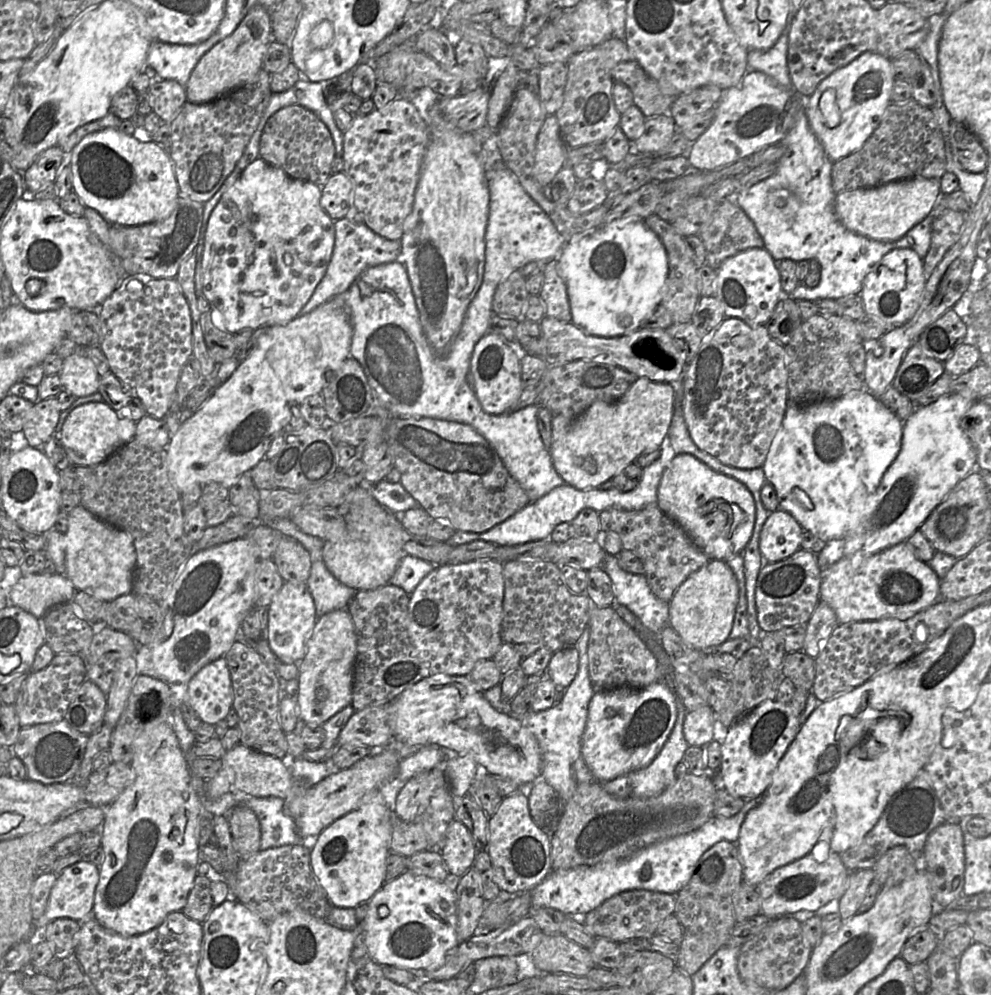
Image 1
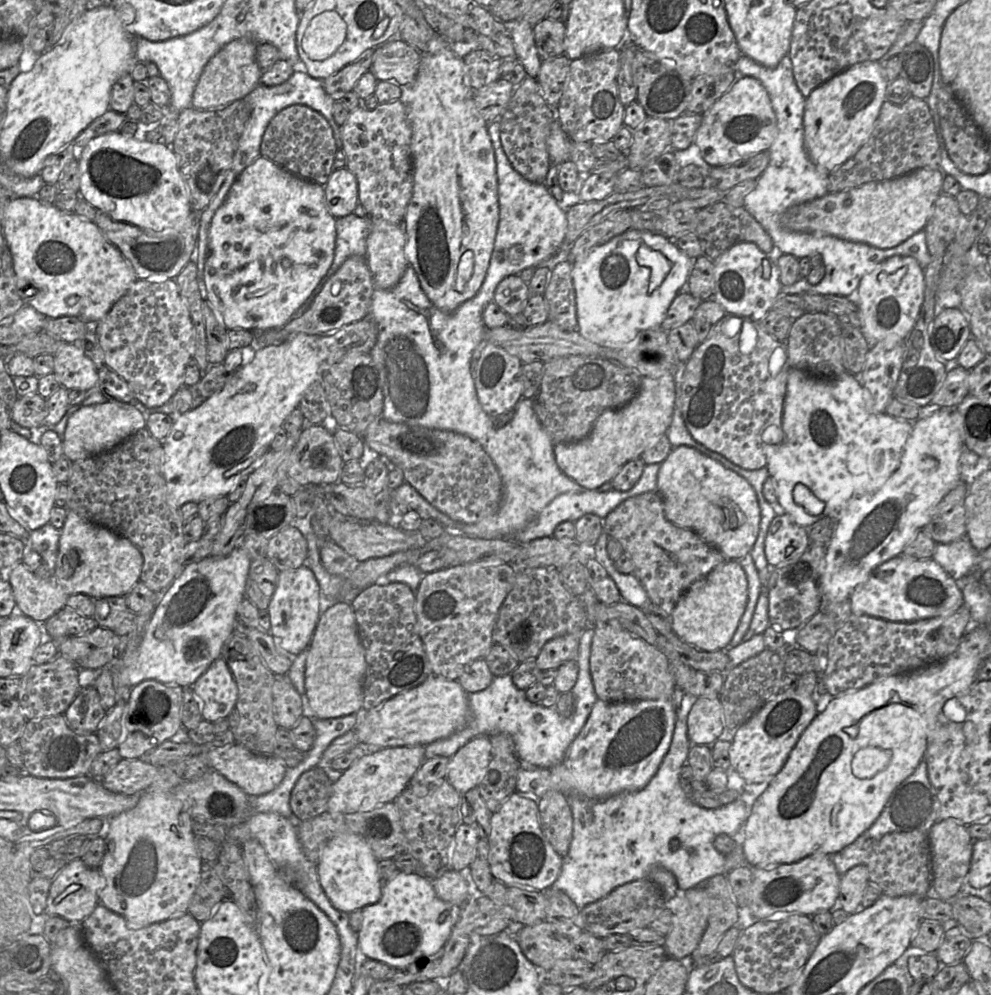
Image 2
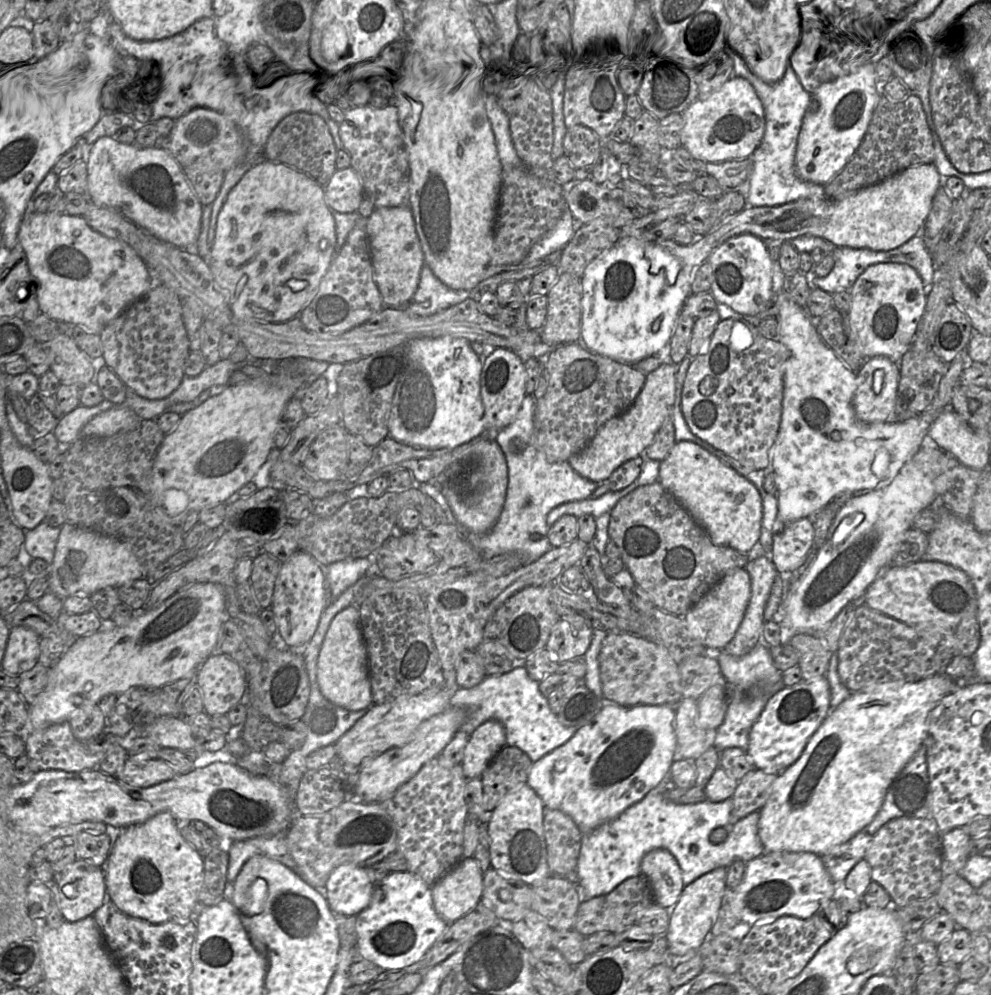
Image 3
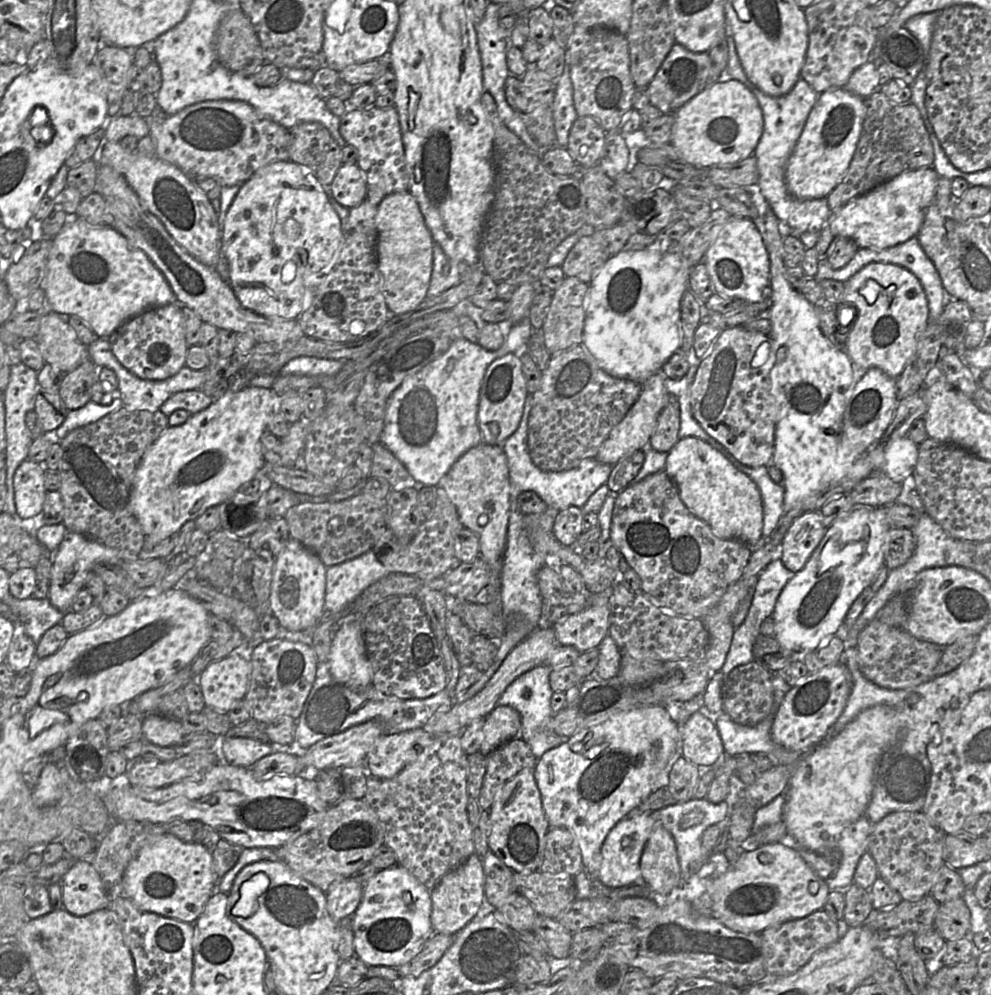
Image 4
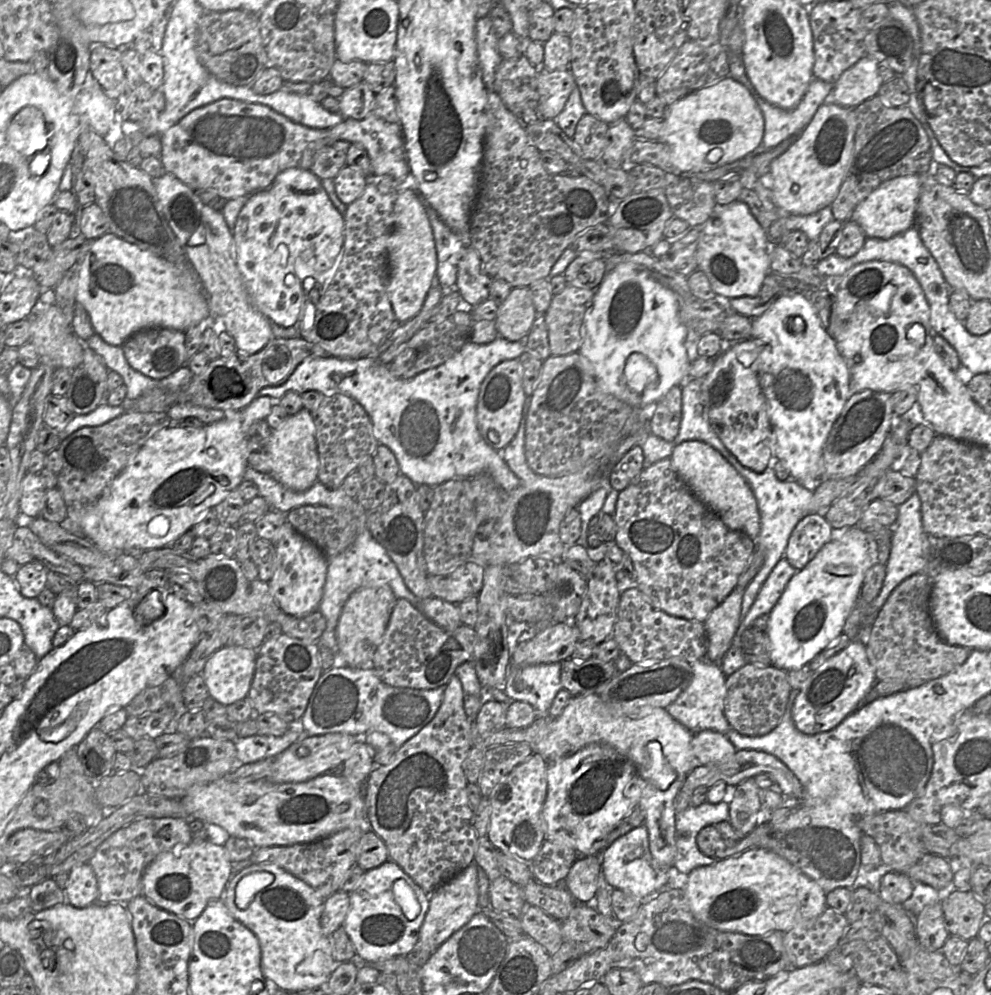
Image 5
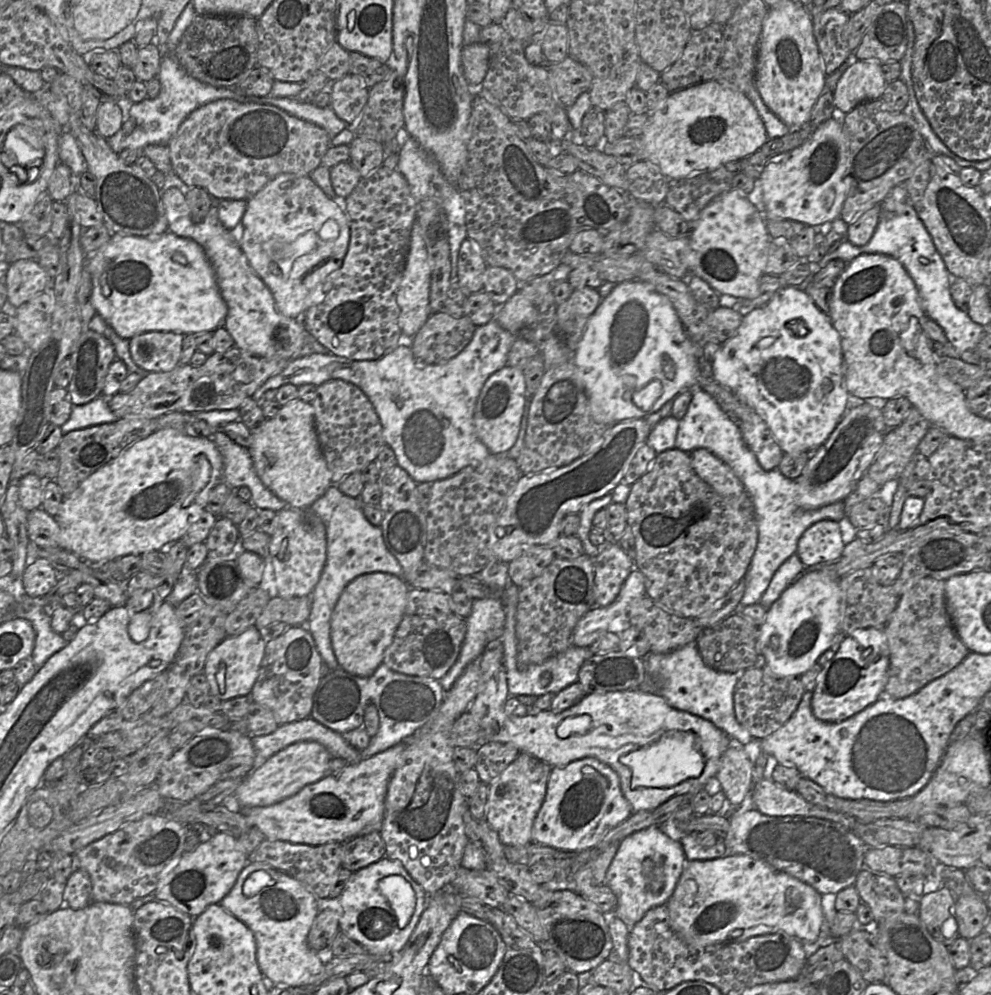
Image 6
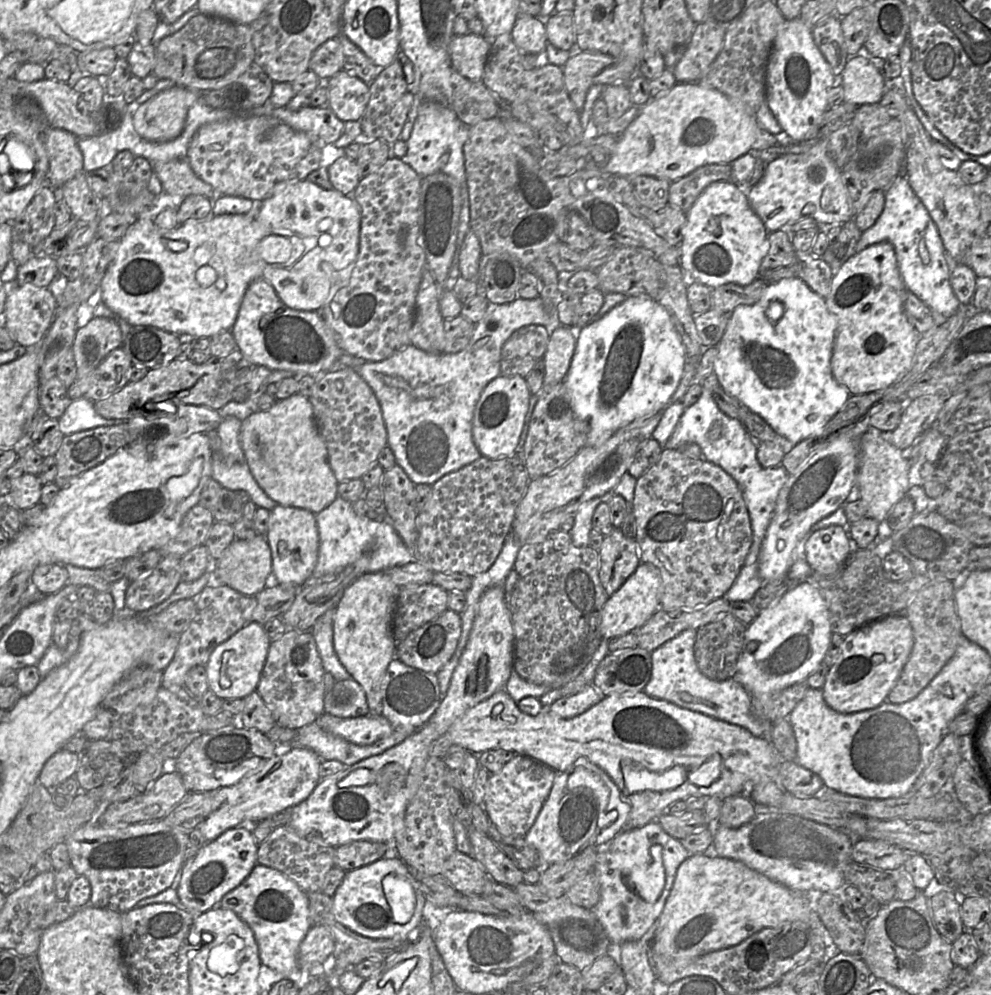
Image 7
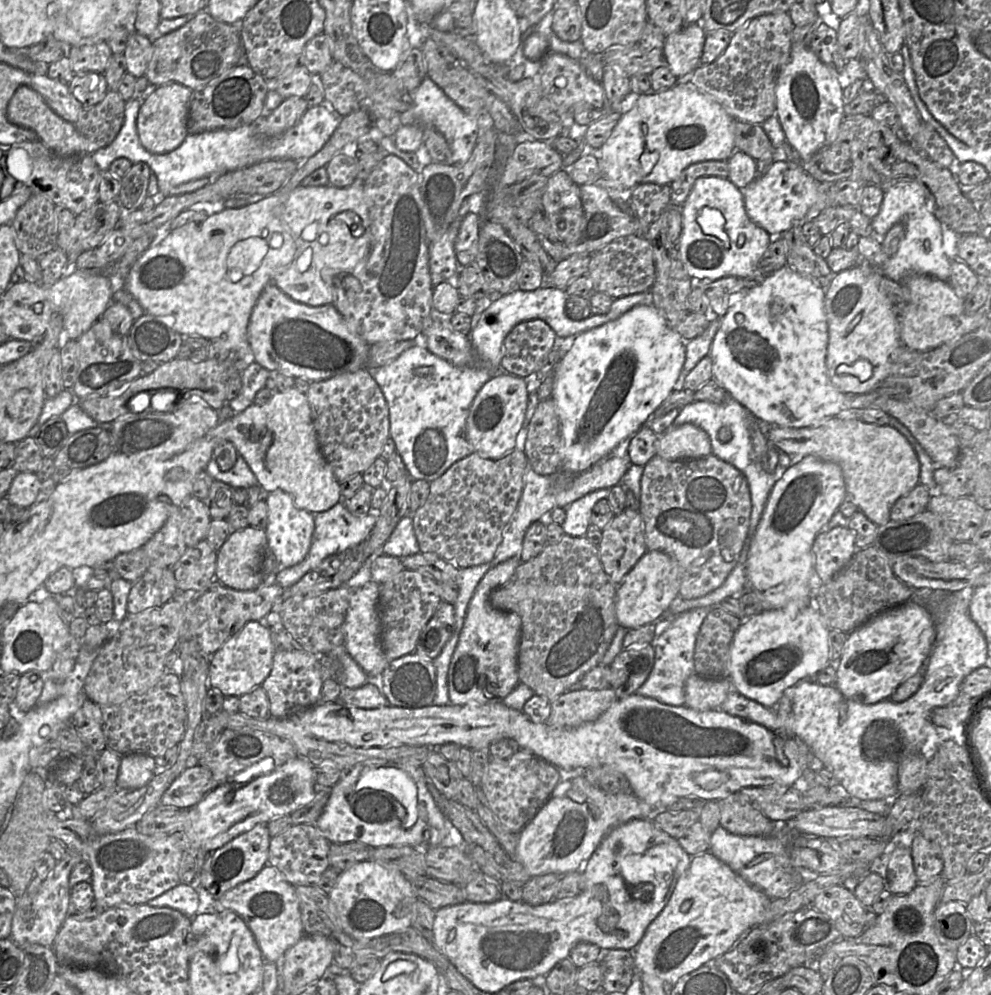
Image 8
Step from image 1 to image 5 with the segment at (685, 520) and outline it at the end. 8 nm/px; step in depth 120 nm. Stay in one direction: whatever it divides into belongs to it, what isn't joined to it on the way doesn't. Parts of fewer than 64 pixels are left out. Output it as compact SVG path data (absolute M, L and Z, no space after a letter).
M688 440L674 446L670 461L673 469L707 508L730 529L756 540L760 532L760 512L755 495L746 480L712 446Z

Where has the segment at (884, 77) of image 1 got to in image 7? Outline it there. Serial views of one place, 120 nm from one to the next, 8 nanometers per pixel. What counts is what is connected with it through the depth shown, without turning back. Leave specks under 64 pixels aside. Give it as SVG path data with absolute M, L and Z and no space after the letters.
M825 142L817 143L804 153L782 155L768 163L763 177L747 198L769 233L805 218L841 226L855 218L842 181L842 170L830 157Z

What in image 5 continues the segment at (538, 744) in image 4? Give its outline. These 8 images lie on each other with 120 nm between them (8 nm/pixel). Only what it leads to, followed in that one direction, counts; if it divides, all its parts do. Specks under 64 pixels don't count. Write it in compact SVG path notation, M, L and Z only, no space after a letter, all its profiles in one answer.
M561 662L515 666L510 664L503 685L504 693L513 701L530 704L538 716L546 716L558 693Z

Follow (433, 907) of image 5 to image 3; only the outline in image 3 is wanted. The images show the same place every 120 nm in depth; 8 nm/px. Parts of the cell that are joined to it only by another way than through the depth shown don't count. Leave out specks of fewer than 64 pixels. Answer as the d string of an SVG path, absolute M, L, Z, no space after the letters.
M474 857L461 859L431 886L438 915L450 924L472 911L481 901L483 878Z

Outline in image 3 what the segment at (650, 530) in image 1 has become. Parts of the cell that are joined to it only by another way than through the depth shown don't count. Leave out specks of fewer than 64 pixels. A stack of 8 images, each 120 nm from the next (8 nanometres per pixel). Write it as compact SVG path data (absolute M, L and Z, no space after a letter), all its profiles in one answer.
M657 480L640 486L621 498L611 510L609 537L621 550L621 559L635 582L649 596L655 607L684 616L730 570L745 568L750 554L715 544L678 500Z

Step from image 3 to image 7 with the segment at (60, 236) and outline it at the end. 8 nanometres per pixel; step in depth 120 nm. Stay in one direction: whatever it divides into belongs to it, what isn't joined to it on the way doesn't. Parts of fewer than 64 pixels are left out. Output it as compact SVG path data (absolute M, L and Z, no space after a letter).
M162 195L157 196L156 204L153 208L143 211L138 219L129 226L125 234L119 240L119 247L116 255L105 270L100 283L102 292L102 302L131 326L154 326L175 335L189 334L192 336L211 338L222 331L231 331L242 303L244 294L248 286L256 279L262 278L264 269L273 265L280 268L290 267L304 253L304 247L299 237L294 232L288 230L273 229L271 226L265 226L259 221L258 213L261 201L253 200L254 204L246 214L208 214L205 220L188 220L180 223L176 228L167 230L161 229L155 224L156 210L162 205Z

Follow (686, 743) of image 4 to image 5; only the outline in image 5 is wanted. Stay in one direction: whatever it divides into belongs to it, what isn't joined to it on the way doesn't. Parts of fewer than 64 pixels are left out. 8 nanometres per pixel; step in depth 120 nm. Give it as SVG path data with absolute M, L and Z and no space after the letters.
M712 730L695 733L691 747L701 766L724 763L738 751L726 735Z

